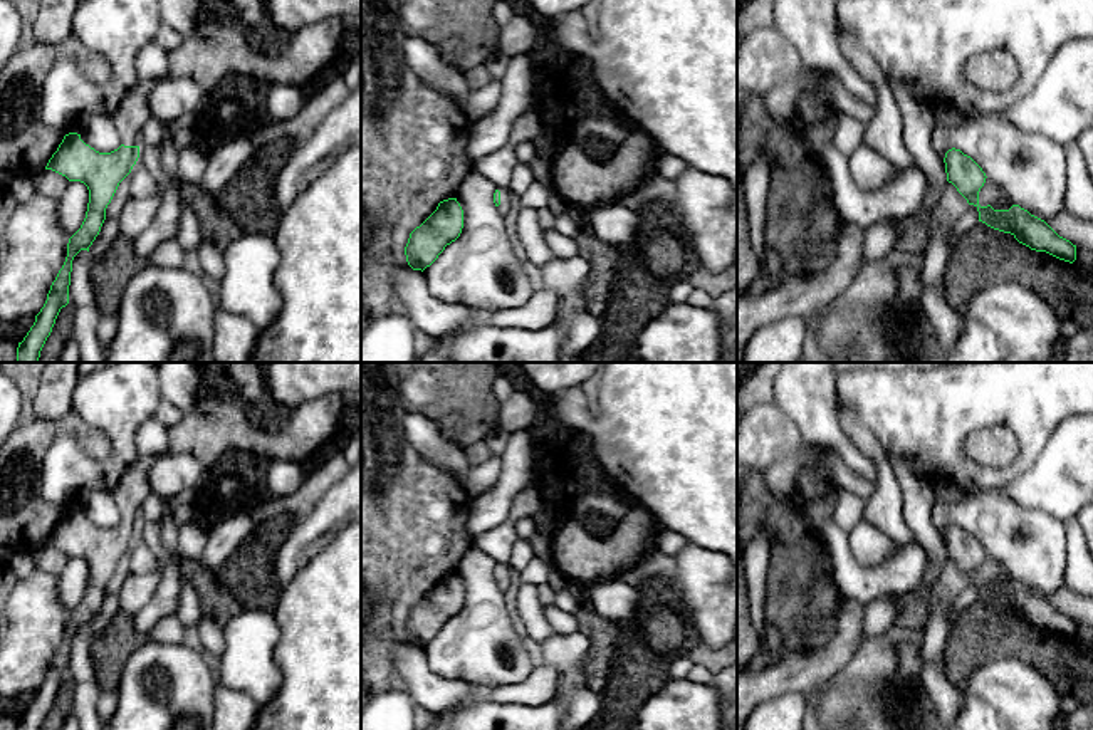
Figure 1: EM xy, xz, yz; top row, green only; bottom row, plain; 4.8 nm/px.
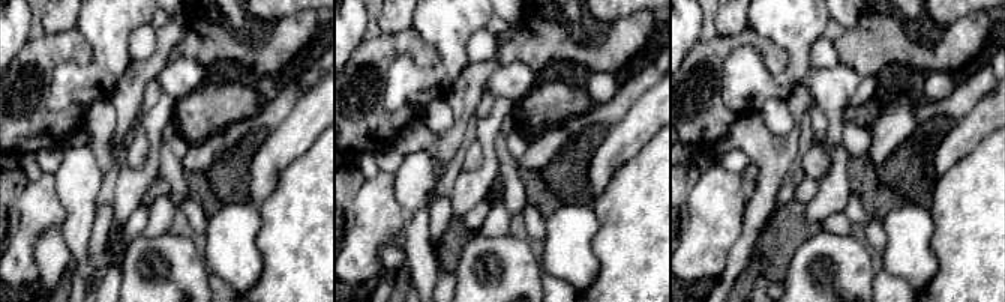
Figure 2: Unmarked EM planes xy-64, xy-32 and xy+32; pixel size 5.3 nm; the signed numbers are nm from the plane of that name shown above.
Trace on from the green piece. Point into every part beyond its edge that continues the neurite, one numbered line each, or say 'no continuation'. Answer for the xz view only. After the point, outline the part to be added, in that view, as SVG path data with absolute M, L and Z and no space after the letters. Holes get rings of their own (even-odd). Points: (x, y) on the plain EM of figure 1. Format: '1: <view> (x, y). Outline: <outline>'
1: xz (507, 581). Outline: M509 564L497 566L500 567L500 581L497 582L497 587L510 597L517 582L517 571Z

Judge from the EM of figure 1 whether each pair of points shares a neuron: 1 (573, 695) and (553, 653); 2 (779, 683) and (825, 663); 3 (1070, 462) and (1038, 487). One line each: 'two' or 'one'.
1: one
2: one
3: one

